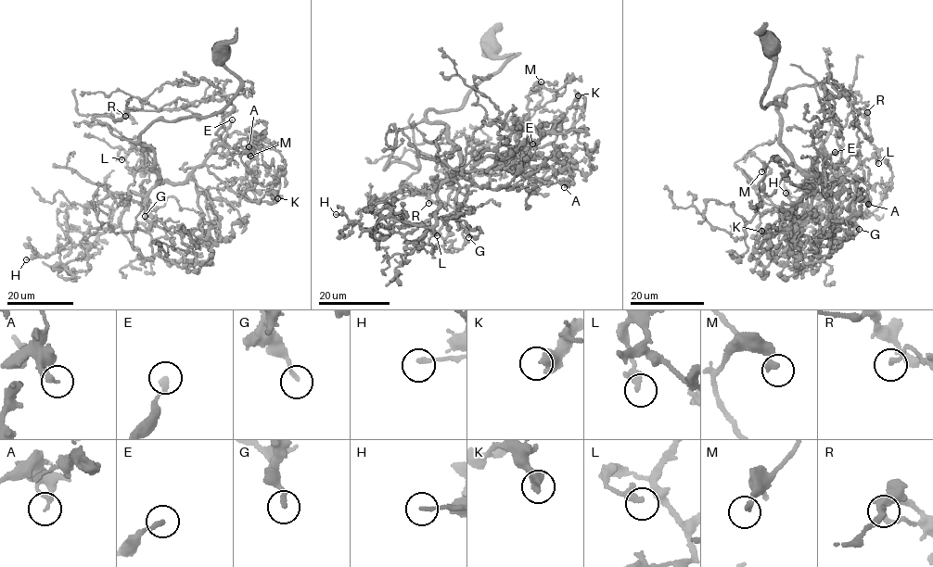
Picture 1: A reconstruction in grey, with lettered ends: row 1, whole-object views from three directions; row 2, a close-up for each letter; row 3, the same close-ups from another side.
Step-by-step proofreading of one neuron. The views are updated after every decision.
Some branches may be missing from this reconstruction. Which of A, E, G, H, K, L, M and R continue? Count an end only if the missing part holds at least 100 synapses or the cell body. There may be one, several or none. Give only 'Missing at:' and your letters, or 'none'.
Missing at: none

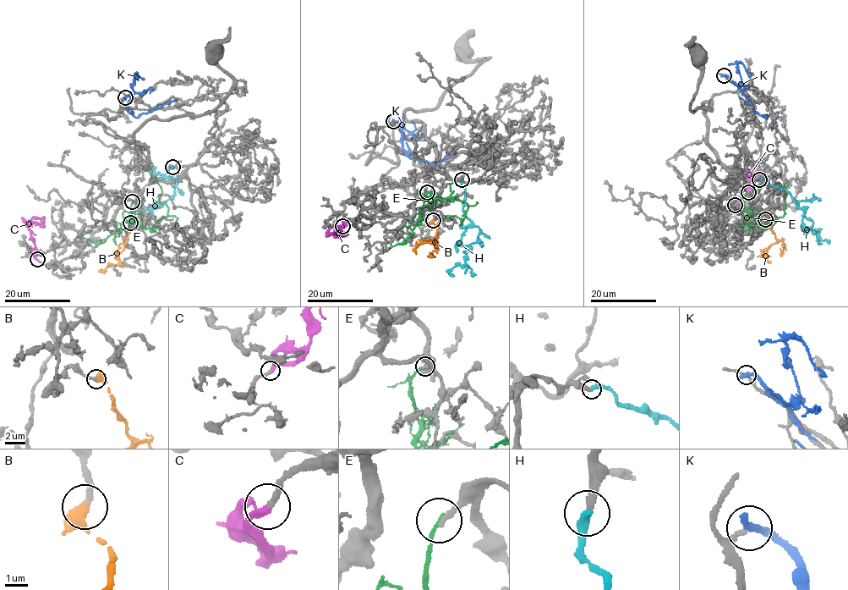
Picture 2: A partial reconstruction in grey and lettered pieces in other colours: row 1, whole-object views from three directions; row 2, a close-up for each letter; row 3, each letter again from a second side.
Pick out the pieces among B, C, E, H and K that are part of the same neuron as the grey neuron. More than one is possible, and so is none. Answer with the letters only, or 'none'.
B, C, H

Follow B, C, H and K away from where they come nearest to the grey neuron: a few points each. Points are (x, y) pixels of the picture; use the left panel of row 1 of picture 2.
B: (130, 223), (132, 229), (118, 256), (117, 264), (112, 264), (101, 271), (101, 268)
C: (37, 260), (34, 255), (35, 246), (30, 231), (24, 222), (35, 221), (42, 225), (42, 216)
H: (172, 167), (166, 169), (177, 178), (172, 196), (161, 206), (156, 202), (137, 210), (136, 223)
K: (125, 97), (130, 96), (127, 109), (136, 118), (177, 100)

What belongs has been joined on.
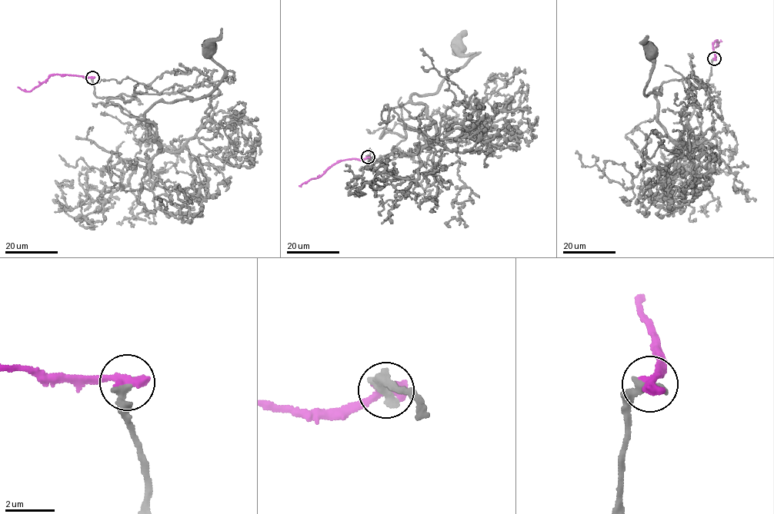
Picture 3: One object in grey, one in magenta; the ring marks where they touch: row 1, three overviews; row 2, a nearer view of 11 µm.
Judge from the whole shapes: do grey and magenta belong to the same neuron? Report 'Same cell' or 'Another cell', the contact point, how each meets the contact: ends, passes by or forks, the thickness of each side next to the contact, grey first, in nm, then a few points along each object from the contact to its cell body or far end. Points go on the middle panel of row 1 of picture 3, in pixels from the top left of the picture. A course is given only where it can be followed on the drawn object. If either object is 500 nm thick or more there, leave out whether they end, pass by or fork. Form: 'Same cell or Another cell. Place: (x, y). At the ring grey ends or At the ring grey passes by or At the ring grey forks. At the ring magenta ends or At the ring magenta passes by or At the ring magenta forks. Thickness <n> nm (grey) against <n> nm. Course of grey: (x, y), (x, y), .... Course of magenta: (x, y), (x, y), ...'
Another cell. Place: (368, 157). At the ring grey ends. At the ring magenta ends. Thickness 460 nm (grey) against 480 nm. Course of grey: (368, 157), (405, 138), (380, 137), (388, 110), (435, 93), (477, 52), (460, 50). Course of magenta: (368, 157), (338, 160), (318, 177), (299, 186)

